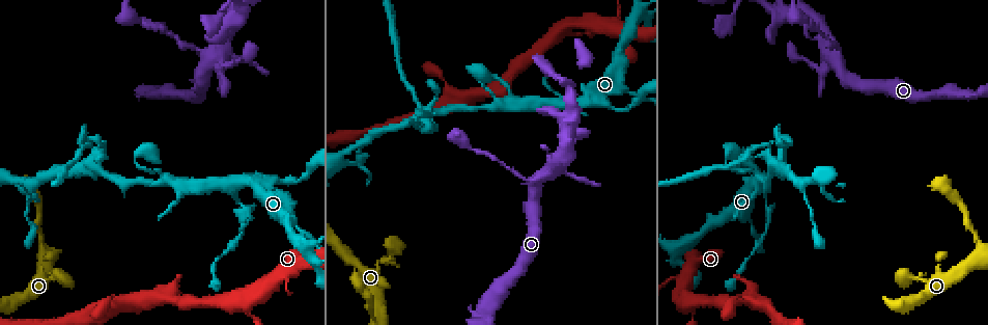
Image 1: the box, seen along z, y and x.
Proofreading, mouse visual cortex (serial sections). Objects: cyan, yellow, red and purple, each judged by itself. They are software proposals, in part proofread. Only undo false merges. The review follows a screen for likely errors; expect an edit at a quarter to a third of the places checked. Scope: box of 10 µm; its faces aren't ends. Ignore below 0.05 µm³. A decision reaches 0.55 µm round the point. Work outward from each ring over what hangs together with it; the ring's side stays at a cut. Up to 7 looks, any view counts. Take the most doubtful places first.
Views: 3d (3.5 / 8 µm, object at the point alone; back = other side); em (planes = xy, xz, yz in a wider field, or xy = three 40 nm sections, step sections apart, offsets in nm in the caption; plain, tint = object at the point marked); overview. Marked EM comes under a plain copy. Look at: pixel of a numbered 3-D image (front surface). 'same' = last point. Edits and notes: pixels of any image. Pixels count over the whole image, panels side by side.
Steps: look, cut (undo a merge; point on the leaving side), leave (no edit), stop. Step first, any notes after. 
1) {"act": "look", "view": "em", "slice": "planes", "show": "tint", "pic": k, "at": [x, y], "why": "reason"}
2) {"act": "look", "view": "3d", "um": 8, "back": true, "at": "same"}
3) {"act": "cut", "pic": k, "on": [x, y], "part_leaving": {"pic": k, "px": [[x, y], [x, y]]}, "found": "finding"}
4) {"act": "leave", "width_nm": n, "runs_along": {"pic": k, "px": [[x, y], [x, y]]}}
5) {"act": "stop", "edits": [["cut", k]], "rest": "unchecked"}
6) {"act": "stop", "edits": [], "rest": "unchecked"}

{"act": "look", "view": "3d", "um": 3.5, "back": true, "pic": 1, "at": [562, 106], "why": "small branch off a trunk"}

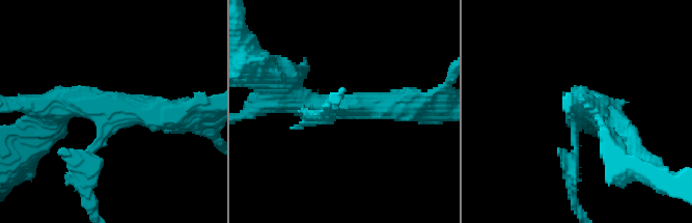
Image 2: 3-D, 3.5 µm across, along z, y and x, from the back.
{"act": "leave", "runs_along": {"pic": 2, "px": [[284, 85], [313, 107], [415, 104]]}, "found": "continuous, no second cell"}

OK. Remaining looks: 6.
{"act": "look", "view": "em", "slice": "xy", "step": 2, "show": "tint", "pic": 1, "at": [541, 177], "why": "four-way junction"}

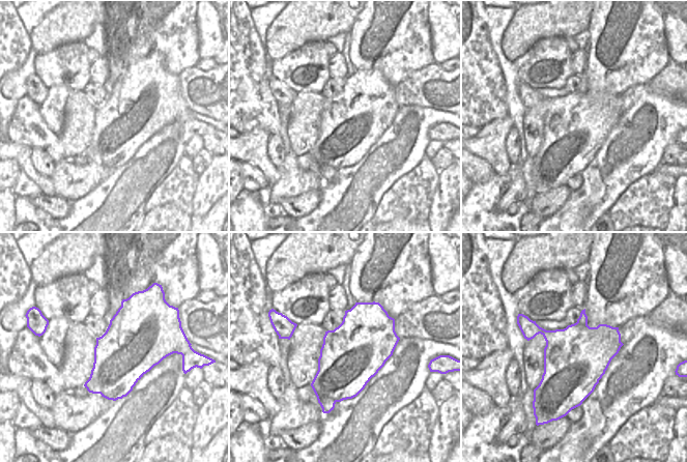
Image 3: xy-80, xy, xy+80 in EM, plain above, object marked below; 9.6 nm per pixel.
{"act": "look", "view": "3d", "um": 3.5, "back": true, "at": "same", "why": "see where the arms go"}

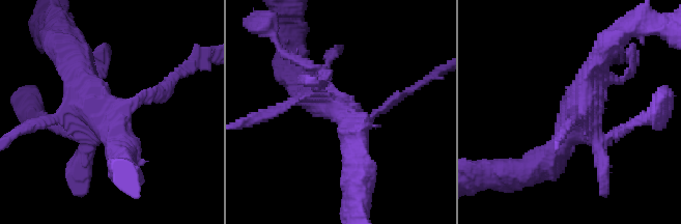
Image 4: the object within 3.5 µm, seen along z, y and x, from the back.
{"act": "leave", "arm_widths_nm": [150, 200, 400, 400], "runs_along": {"pic": 4, "px": [[523, 174], [582, 116], [590, 75]]}, "found": "continuous, no second cell"}

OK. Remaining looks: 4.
{"act": "look", "view": "3d", "um": 3.5, "pic": 1, "at": [389, 251], "why": "sudden change in width"}

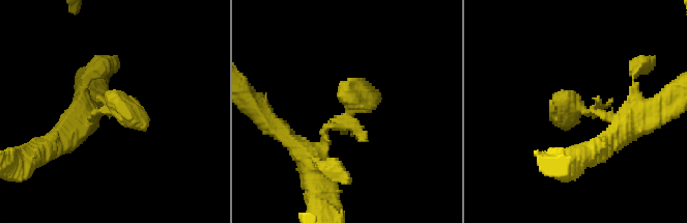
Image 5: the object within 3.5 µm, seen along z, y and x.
{"act": "leave", "runs_along": {"pic": 5, "px": [[310, 159], [325, 146], [325, 130], [380, 92]]}, "found": "one cell here"}

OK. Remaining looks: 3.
{"act": "stop", "edits": [], "rest": "unchecked"}

